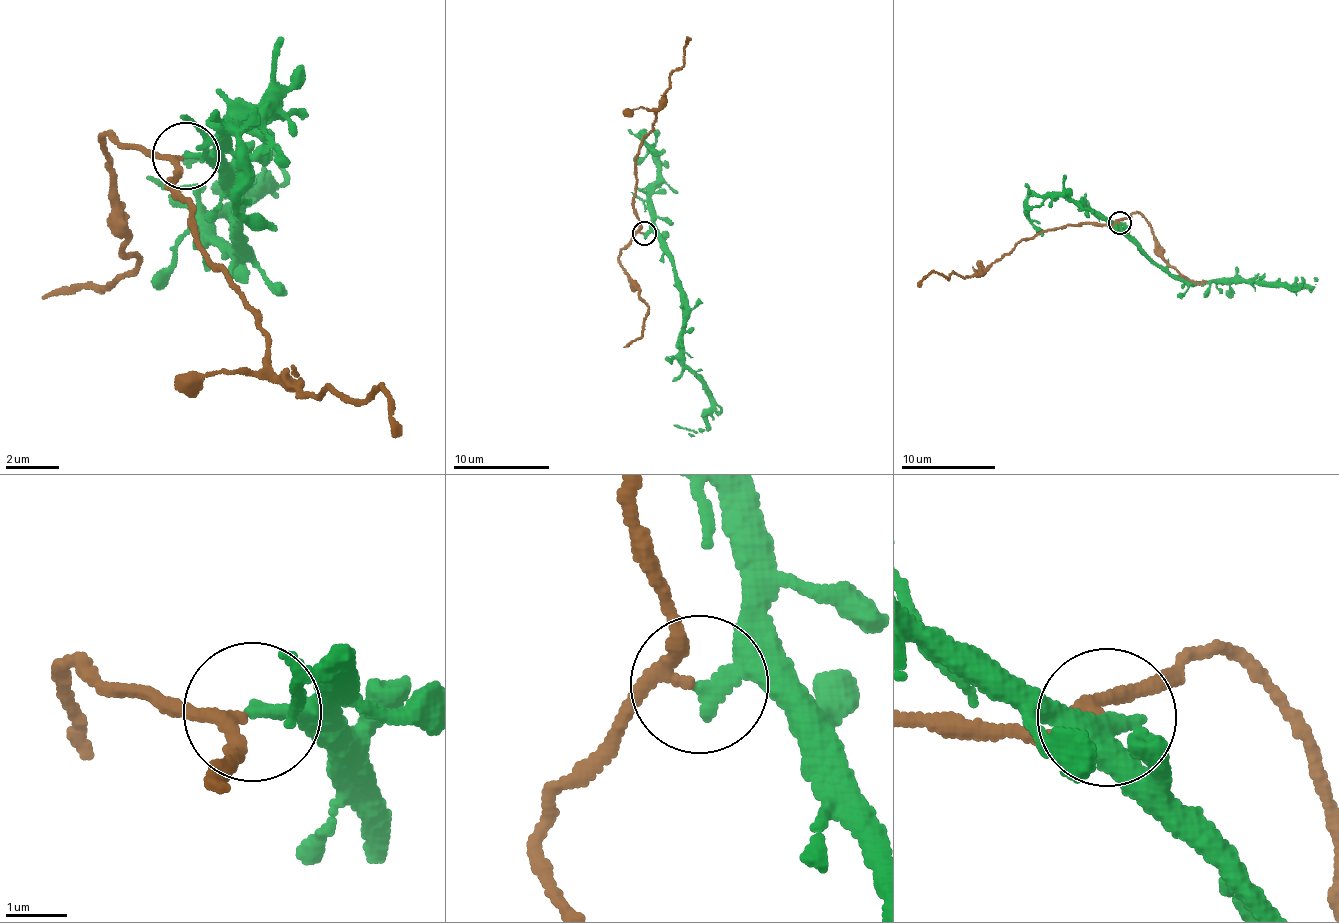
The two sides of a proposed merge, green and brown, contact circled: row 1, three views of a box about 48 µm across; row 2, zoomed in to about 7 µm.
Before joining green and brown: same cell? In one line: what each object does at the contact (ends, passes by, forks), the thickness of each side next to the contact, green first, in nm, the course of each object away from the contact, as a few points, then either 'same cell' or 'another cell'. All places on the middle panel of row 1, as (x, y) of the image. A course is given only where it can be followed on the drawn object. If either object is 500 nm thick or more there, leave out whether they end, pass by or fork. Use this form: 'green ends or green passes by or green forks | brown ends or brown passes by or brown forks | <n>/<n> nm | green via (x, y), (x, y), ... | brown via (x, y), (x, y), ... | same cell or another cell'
green ends | brown passes by | 320/180 nm | green via (643, 234), (659, 240), (672, 263), (682, 312), (682, 363), (710, 401), (704, 428), (673, 424) | brown via (643, 234), (634, 207), (635, 154), (652, 125), (671, 75), (681, 66), (687, 37) | another cell

